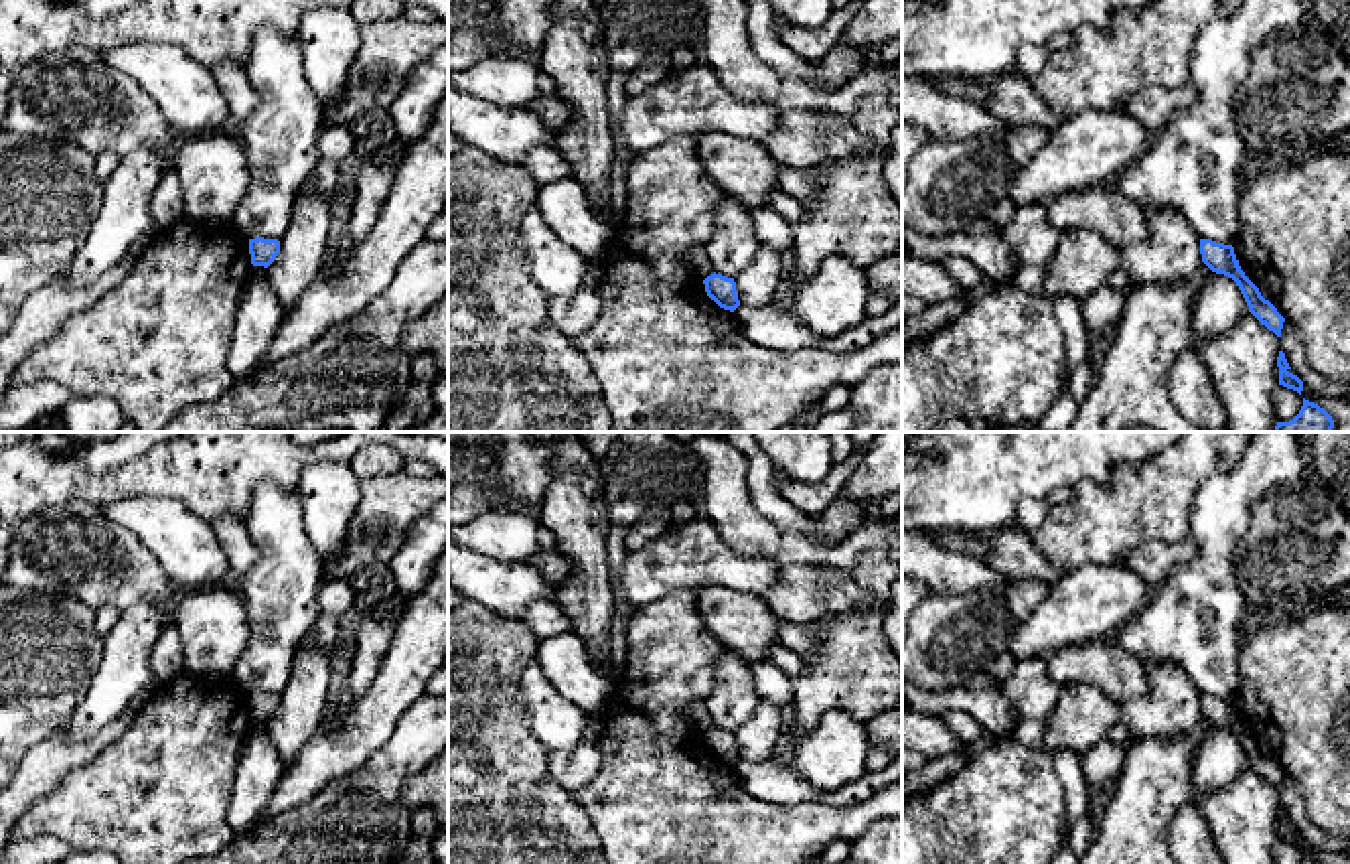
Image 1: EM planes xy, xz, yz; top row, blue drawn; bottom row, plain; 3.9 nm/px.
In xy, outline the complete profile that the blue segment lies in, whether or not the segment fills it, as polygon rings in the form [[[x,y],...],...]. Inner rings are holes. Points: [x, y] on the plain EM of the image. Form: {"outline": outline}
{"outline": [[[264,692],[249,694],[249,708],[253,720],[268,722],[280,708],[280,696]]]}

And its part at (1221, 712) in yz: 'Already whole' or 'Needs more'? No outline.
Already whole

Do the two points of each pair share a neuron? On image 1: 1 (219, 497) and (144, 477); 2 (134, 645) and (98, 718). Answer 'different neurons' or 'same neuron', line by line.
1: same neuron
2: same neuron

